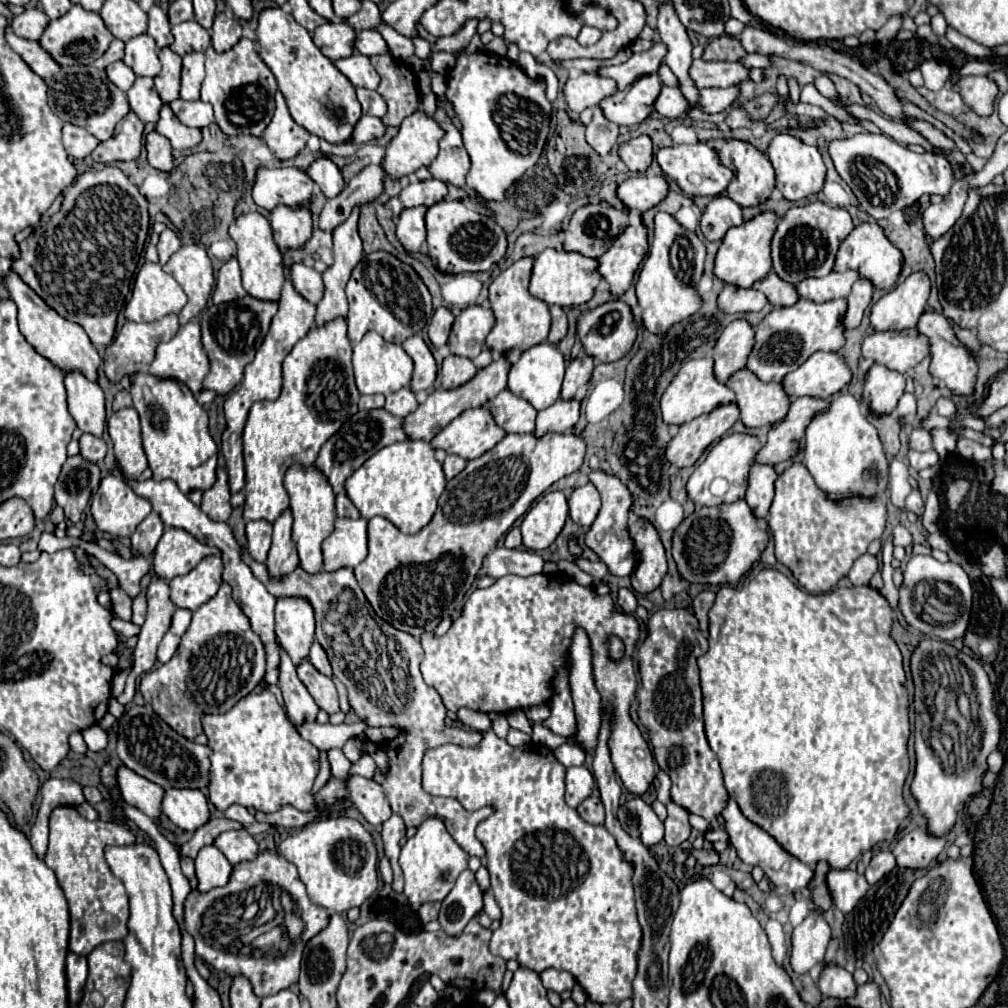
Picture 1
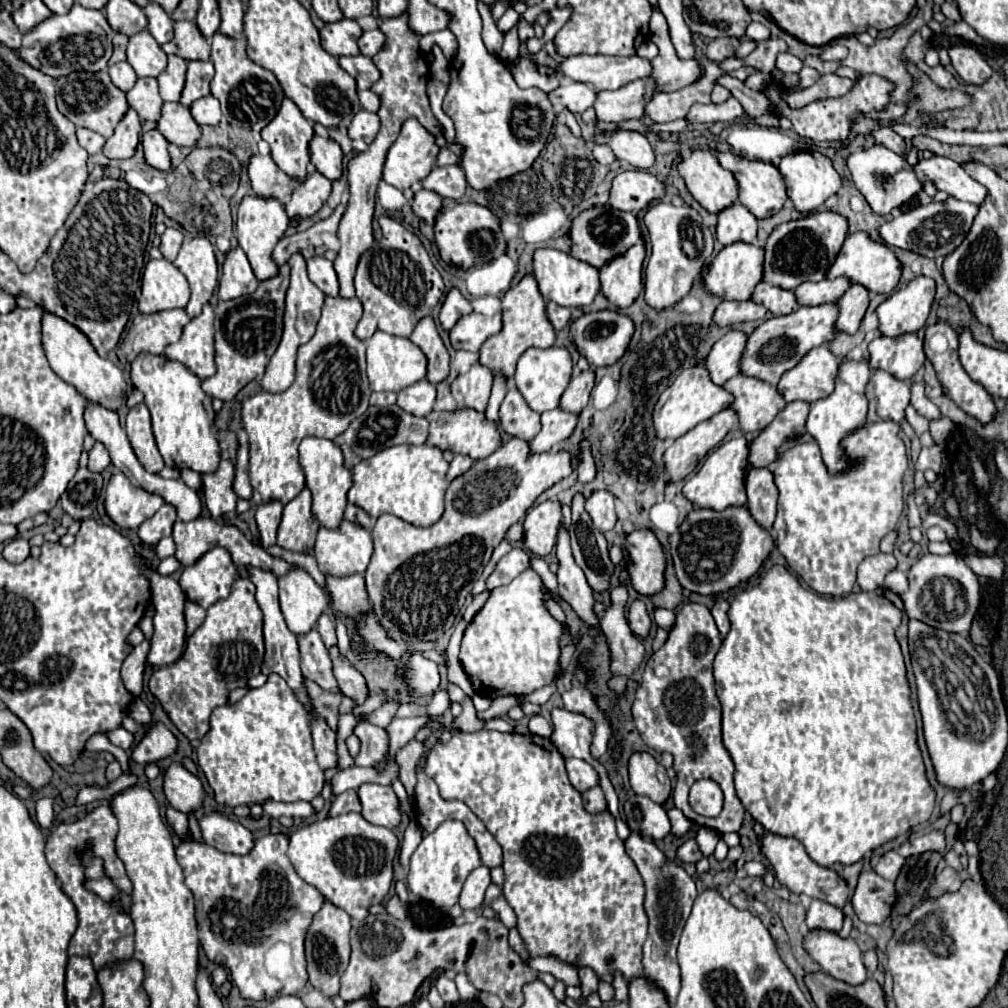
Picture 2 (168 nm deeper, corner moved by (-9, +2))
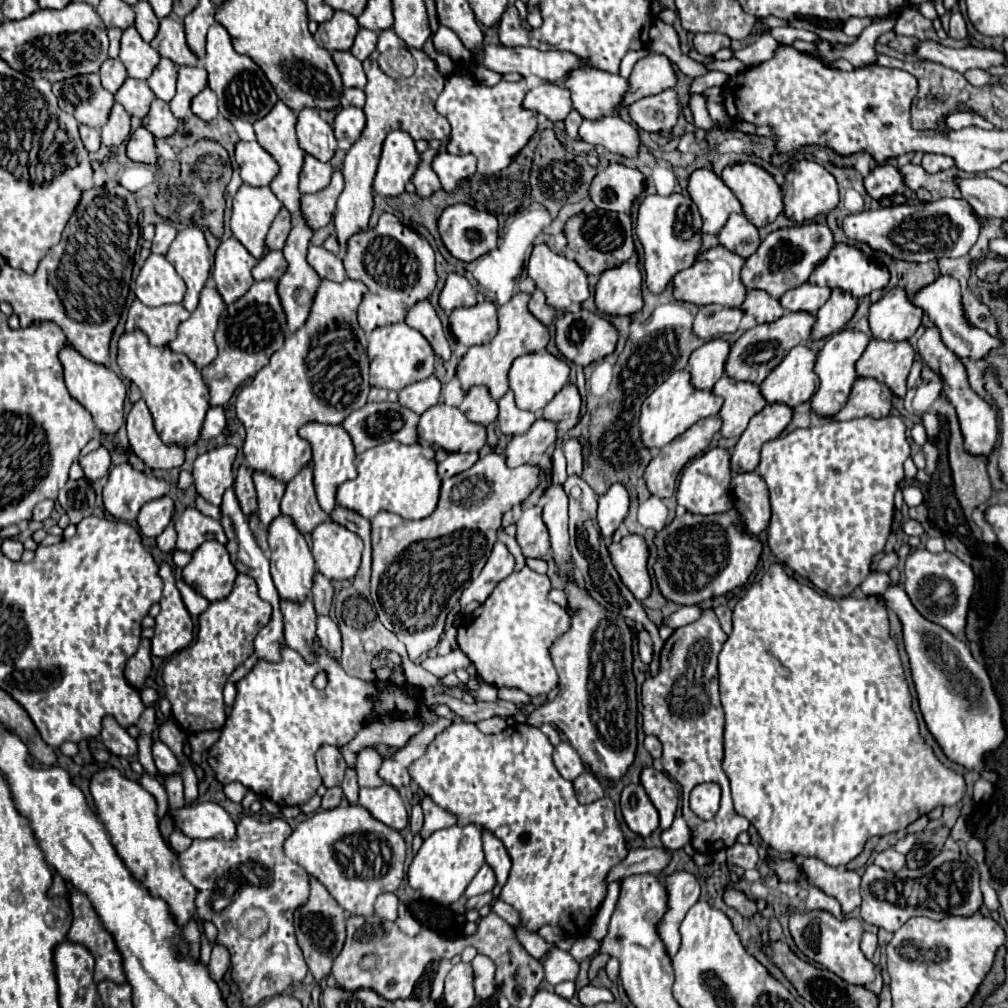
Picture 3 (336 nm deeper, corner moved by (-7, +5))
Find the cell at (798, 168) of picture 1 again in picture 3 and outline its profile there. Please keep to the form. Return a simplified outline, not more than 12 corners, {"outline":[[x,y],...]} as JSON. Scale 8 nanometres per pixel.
{"outline":[[815,161],[785,175],[787,219],[805,223],[839,203],[835,177]]}

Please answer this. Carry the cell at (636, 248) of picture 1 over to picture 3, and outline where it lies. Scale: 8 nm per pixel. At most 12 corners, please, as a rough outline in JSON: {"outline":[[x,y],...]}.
{"outline":[[627,261],[599,277],[605,315],[643,309],[641,273]]}

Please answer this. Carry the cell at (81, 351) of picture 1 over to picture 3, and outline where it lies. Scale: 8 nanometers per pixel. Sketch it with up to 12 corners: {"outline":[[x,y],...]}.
{"outline":[[71,345],[59,355],[65,383],[97,429],[123,425],[123,381]]}

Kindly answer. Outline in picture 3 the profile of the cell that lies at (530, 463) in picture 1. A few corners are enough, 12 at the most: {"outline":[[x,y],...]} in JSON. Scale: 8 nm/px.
{"outline":[[491,451],[419,521],[371,519],[371,597],[409,659],[437,647],[501,517],[539,485]]}

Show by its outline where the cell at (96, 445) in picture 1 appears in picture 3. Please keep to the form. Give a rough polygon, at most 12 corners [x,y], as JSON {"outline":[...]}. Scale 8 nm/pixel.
{"outline":[[105,447],[83,457],[81,469],[89,481],[107,475],[111,457]]}

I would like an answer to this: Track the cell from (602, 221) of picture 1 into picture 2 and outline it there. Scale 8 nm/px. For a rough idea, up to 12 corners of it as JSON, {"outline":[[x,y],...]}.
{"outline":[[583,210],[571,256],[601,268],[641,238],[631,212]]}

